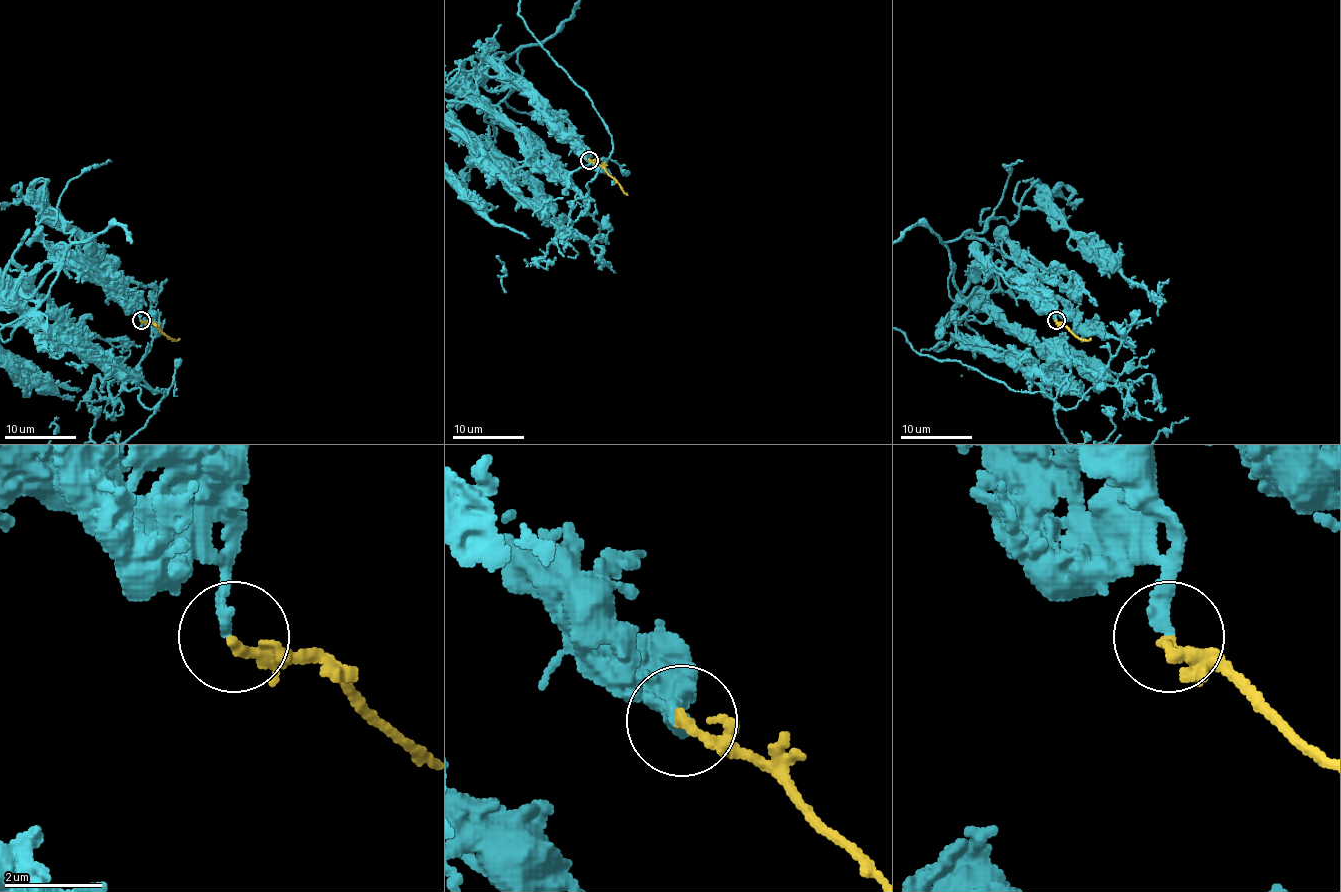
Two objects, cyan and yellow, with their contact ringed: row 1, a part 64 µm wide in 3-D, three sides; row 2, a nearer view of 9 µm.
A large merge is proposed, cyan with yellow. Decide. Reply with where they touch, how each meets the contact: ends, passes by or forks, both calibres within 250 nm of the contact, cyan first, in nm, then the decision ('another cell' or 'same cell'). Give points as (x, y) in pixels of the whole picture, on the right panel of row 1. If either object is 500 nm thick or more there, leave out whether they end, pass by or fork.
(1056, 320) | cyan ends | yellow ends | 240/240 nm | same cell

